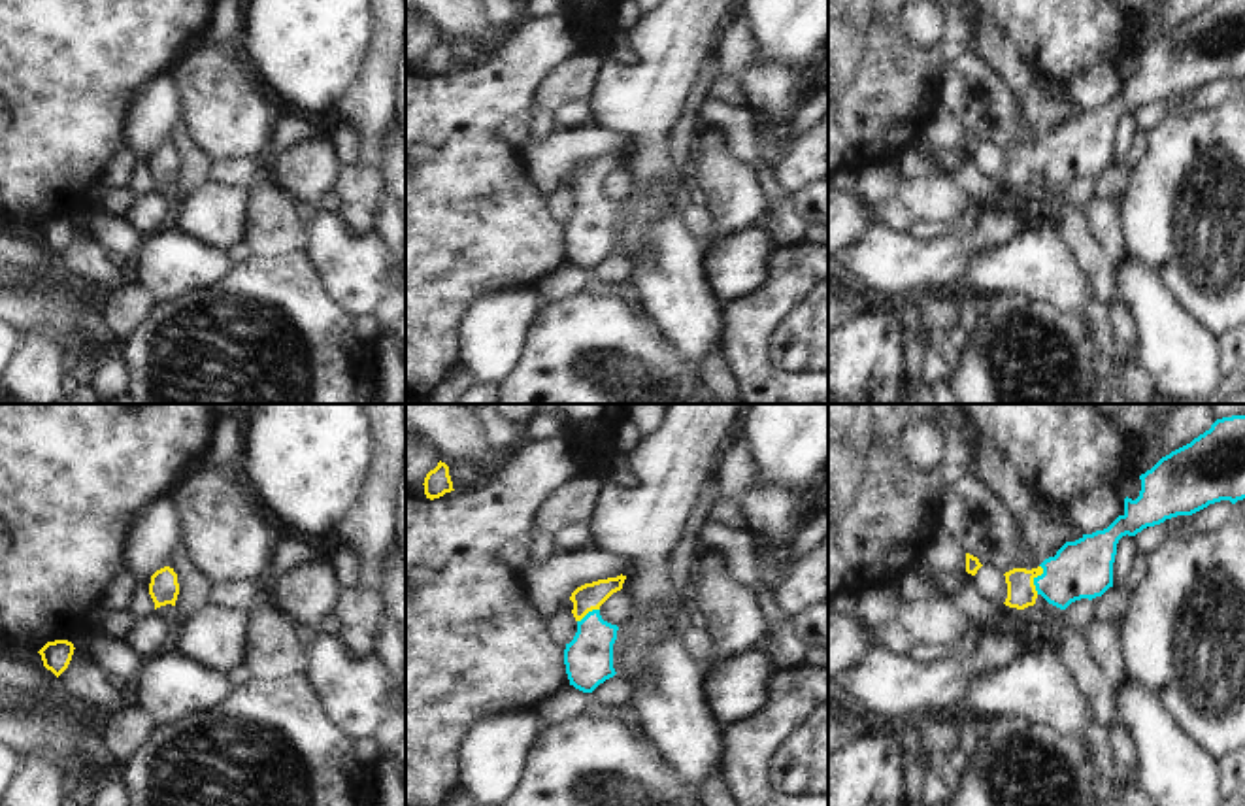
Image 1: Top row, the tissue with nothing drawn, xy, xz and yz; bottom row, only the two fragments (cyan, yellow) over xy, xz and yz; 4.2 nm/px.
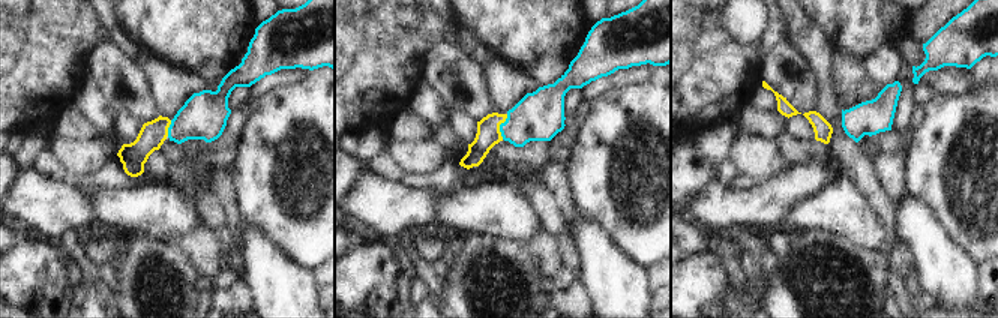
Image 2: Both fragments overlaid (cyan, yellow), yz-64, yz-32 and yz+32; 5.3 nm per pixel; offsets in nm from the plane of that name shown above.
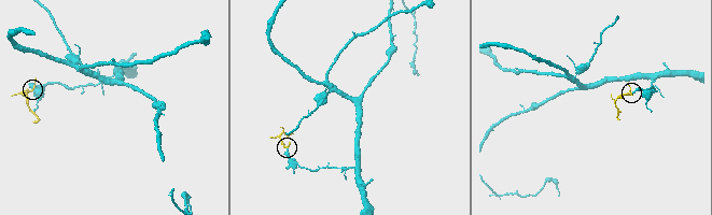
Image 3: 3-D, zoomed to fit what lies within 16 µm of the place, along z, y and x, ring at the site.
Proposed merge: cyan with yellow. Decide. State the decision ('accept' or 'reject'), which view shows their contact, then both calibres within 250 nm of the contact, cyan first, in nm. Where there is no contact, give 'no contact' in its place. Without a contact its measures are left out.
accept; meets cyan in yz; 260 nm thick on the cyan side, 130 nm on the other

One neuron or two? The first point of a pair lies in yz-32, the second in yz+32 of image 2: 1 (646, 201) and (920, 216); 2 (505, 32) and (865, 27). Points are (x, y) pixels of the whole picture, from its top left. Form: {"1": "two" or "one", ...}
{"1": "two", "2": "one"}

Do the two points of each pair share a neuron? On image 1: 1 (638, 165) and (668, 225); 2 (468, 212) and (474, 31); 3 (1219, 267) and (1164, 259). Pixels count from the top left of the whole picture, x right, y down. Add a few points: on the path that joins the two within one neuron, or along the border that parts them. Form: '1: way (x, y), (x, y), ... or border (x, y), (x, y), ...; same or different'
1: border (678, 208), (664, 214), (647, 231), (642, 251); different
2: border (508, 29), (504, 38), (483, 53); different
3: way (1206, 259), (1178, 259); same

